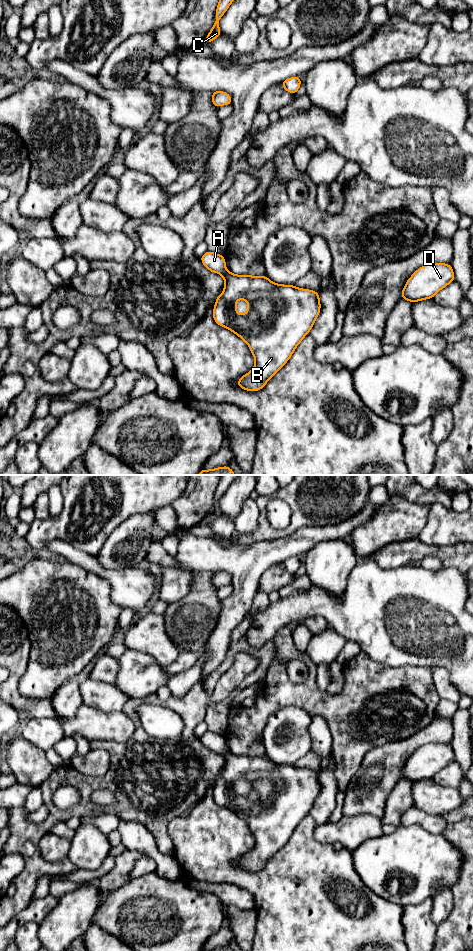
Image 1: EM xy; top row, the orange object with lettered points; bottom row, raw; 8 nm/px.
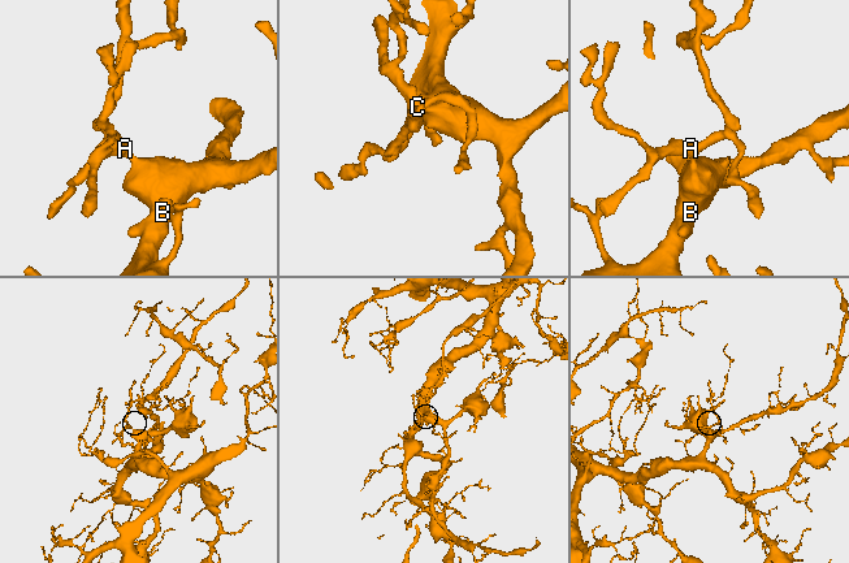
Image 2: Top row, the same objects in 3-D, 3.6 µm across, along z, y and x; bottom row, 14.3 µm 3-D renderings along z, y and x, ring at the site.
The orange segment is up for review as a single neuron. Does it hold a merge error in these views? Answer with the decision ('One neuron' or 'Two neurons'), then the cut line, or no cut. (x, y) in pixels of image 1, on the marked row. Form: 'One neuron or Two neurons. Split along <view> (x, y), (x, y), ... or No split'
One neuron. No split

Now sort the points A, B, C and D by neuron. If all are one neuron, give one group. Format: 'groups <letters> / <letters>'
groups A B C D

